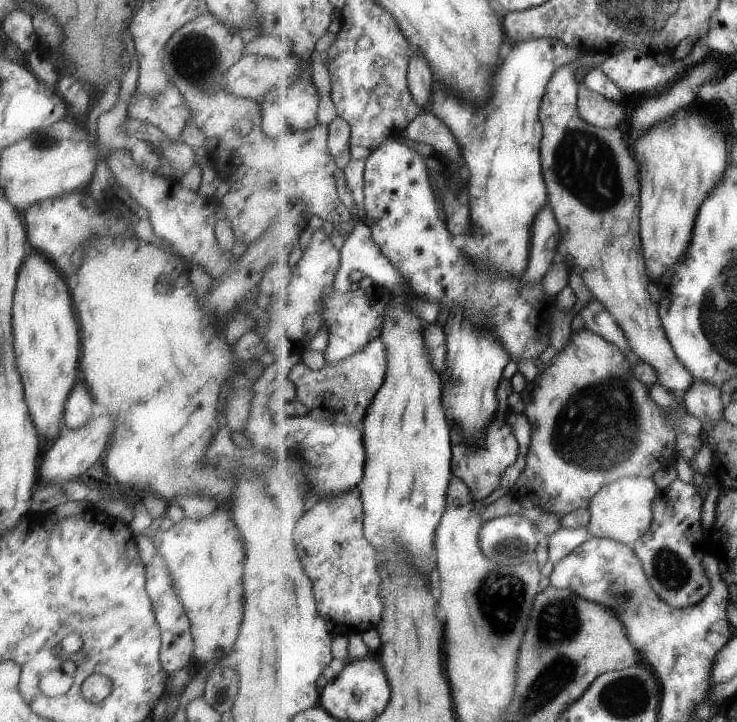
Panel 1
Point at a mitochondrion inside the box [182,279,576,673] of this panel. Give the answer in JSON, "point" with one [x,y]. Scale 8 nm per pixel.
{"point":[503,583]}

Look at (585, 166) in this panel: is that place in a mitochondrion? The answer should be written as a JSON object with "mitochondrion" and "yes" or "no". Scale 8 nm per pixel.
{"mitochondrion":"yes"}

